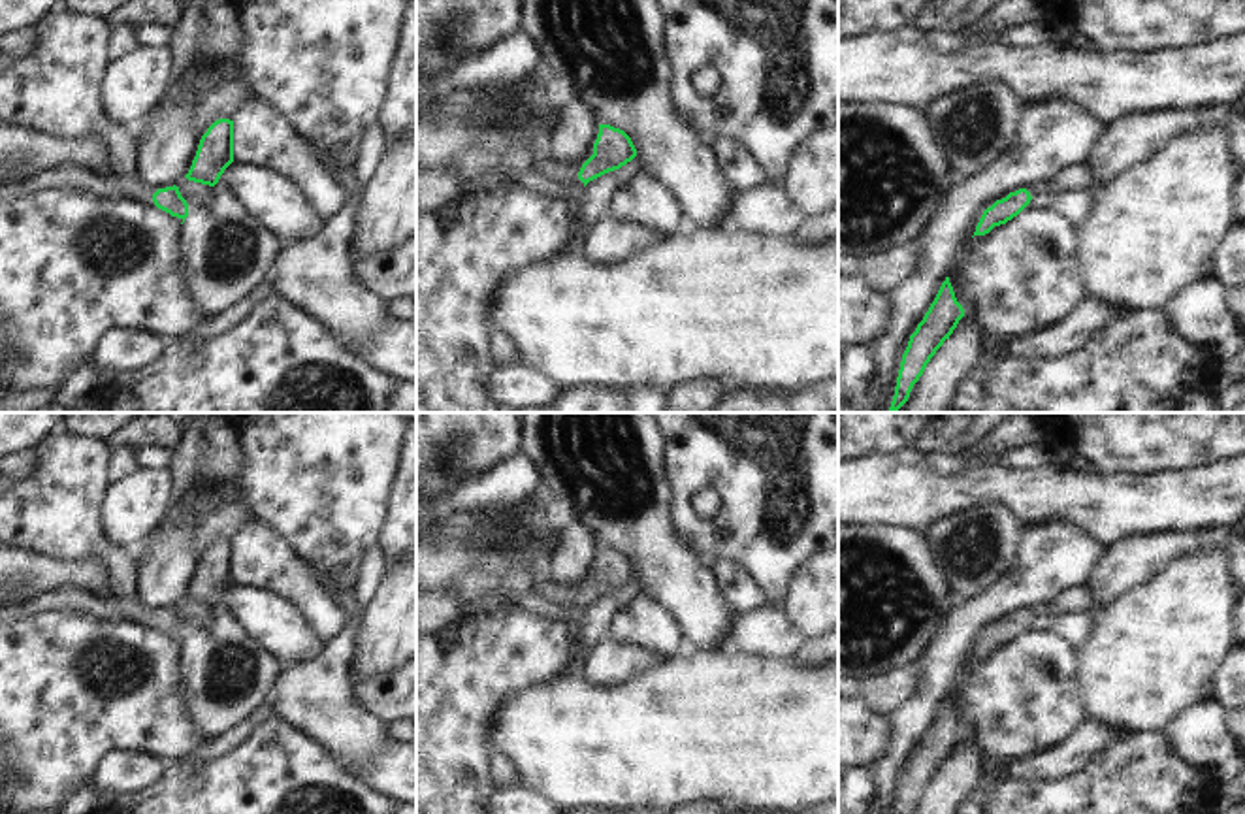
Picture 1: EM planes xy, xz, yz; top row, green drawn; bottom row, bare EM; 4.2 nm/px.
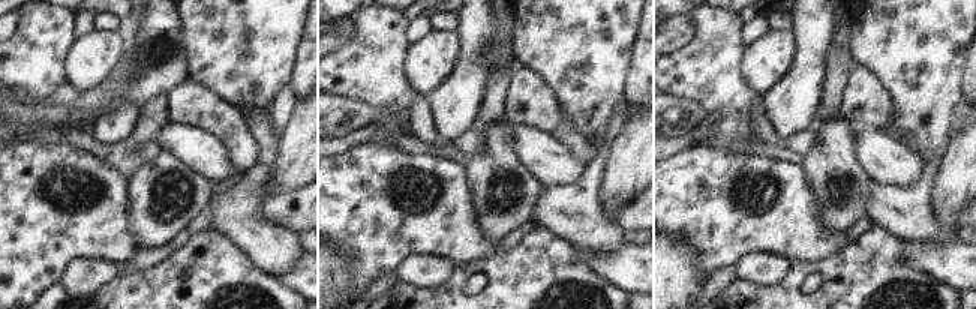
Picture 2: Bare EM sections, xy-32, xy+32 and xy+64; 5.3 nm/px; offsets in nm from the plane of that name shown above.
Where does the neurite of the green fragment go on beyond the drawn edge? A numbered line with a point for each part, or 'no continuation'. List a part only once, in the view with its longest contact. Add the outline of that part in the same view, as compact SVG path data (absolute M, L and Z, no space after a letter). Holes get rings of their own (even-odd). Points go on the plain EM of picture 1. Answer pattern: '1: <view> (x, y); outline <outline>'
no continuation

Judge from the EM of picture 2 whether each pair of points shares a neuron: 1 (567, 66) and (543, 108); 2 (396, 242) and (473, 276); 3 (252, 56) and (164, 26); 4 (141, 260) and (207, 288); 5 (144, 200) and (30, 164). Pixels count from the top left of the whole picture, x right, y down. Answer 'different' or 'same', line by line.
1: different
2: different
3: different
4: different
5: different

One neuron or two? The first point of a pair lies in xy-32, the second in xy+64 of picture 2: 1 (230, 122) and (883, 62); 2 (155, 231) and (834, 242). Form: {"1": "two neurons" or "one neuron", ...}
{"1": "two neurons", "2": "two neurons"}

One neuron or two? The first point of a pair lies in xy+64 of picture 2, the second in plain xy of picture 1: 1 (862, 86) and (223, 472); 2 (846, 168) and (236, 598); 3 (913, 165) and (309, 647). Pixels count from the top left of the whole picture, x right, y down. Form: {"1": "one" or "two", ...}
{"1": "two", "2": "two", "3": "one"}

